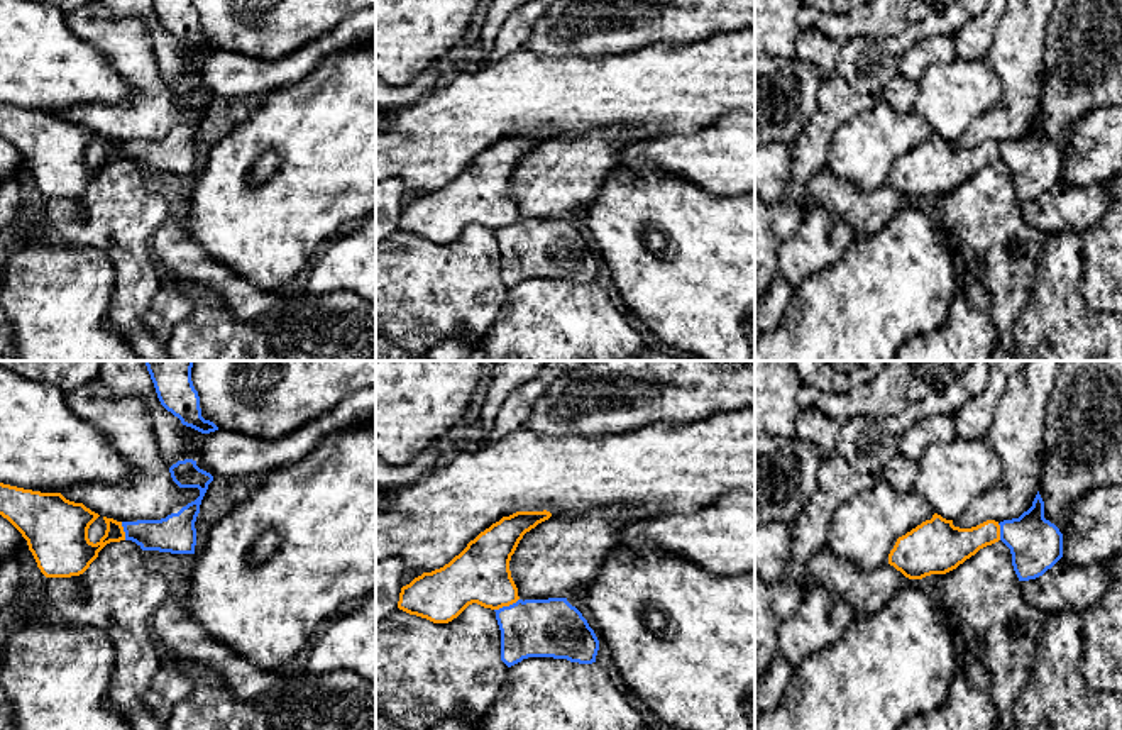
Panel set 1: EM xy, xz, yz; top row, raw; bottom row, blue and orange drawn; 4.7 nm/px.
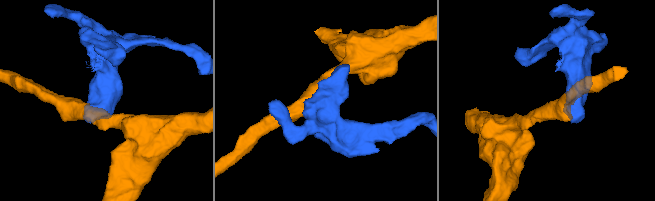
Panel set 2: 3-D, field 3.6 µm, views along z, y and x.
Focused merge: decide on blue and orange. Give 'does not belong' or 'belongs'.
does not belong

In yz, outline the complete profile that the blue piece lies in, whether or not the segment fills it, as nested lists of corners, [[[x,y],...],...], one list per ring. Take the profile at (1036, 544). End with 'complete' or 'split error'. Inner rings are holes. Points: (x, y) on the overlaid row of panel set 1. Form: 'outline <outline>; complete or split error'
outline [[[1039,491],[1027,512],[998,525],[1000,540],[1010,549],[1019,581],[1042,576],[1063,557],[1063,534],[1044,518],[1044,501]]]; complete

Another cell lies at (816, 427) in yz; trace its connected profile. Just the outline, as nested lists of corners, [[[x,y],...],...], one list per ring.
[[[816,405],[800,408],[795,437],[814,444],[831,457],[836,452],[836,440],[843,432],[844,420],[829,418]]]

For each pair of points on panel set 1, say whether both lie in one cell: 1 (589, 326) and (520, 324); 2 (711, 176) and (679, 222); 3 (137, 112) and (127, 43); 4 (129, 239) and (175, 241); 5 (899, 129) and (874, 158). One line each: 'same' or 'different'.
1: same
2: different
3: same
4: different
5: same

